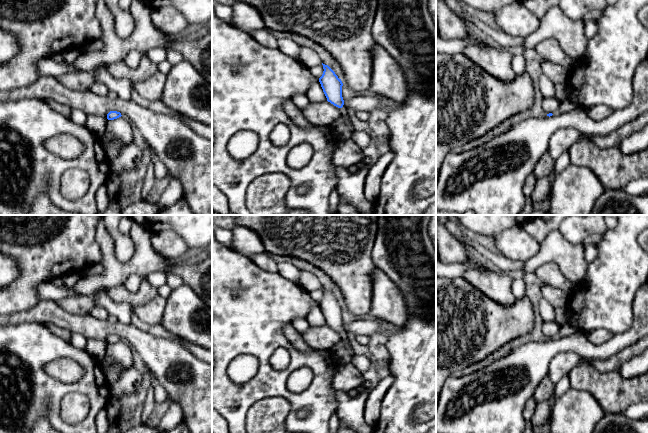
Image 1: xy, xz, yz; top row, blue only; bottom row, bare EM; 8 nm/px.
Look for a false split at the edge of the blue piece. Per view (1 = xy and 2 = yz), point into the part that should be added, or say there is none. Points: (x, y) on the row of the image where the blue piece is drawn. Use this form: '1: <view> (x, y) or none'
1: none
2: none

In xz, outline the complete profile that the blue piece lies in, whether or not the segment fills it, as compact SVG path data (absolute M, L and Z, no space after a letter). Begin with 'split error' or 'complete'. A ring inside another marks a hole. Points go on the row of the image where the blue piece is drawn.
complete; M323 63L322 65L324 71L322 76L319 78L319 82L327 101L338 108L342 108L344 105L344 100L342 97L343 83L328 65Z

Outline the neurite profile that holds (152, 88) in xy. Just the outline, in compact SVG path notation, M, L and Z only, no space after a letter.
M156 71L150 78L132 83L131 87L143 98L149 101L160 100L166 84L166 75Z

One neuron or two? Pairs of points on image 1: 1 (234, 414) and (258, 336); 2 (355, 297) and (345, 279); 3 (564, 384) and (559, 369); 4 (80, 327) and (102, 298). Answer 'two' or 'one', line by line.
1: one
2: one
3: two
4: two

